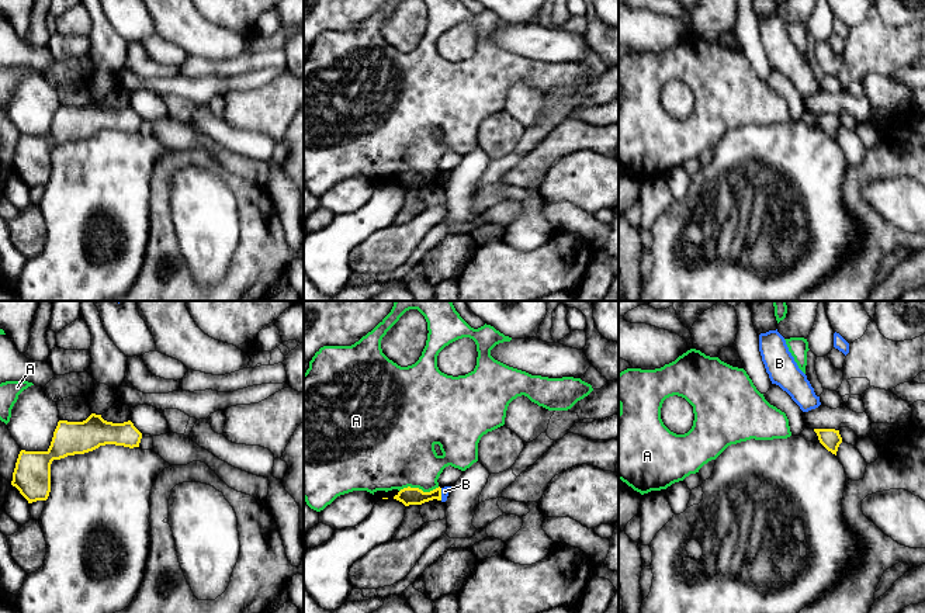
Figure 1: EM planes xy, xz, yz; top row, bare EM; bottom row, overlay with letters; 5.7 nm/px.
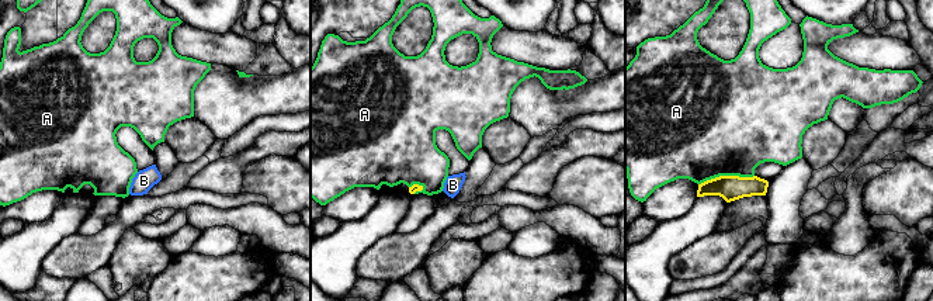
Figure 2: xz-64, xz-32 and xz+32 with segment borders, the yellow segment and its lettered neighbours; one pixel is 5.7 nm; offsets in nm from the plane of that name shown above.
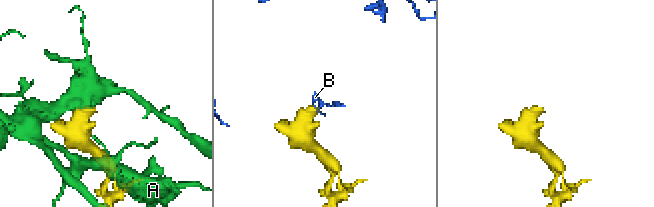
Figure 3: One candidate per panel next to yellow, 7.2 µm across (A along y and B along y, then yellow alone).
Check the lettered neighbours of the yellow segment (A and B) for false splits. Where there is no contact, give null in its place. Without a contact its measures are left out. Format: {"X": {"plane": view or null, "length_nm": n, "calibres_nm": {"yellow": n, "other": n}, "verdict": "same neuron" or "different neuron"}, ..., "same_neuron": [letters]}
{"A": {"plane": "xz", "length_nm": 240, "calibres_nm": {"yellow": 100, "other": 420}, "verdict": "different neuron"}, "B": {"plane": "xz", "length_nm": 70, "calibres_nm": {"yellow": 100, "other": 50}, "verdict": "different neuron"}, "same_neuron": []}

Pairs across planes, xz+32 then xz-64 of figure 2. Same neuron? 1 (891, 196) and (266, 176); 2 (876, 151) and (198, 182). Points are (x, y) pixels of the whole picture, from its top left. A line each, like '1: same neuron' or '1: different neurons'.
1: same neuron
2: same neuron

